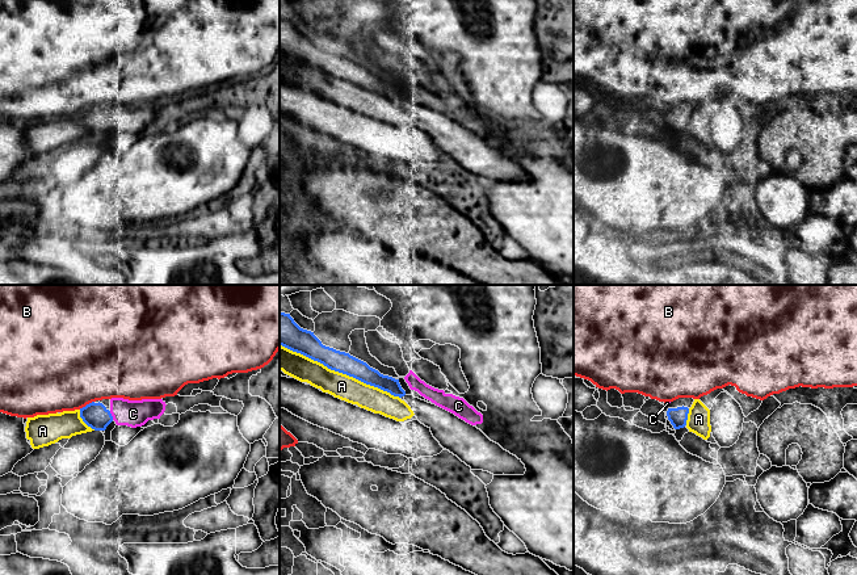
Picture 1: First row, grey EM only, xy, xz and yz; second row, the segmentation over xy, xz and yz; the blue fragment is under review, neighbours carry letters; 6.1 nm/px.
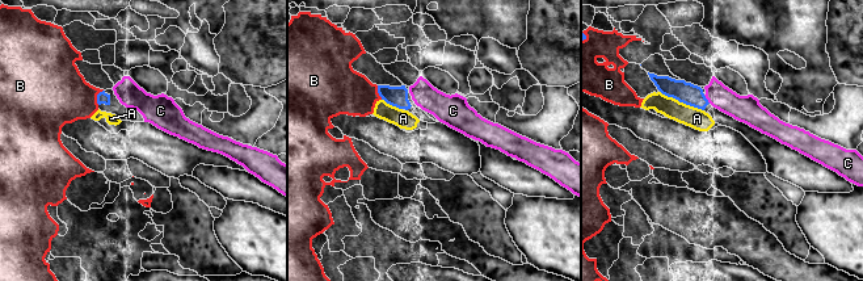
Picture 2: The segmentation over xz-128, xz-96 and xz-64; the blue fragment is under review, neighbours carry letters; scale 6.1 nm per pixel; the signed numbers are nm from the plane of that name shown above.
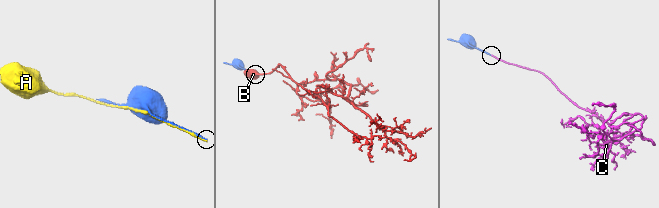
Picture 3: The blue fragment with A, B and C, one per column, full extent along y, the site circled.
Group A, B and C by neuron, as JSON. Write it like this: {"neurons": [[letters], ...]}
{"neurons": [["A"], ["B"], ["C"]]}

